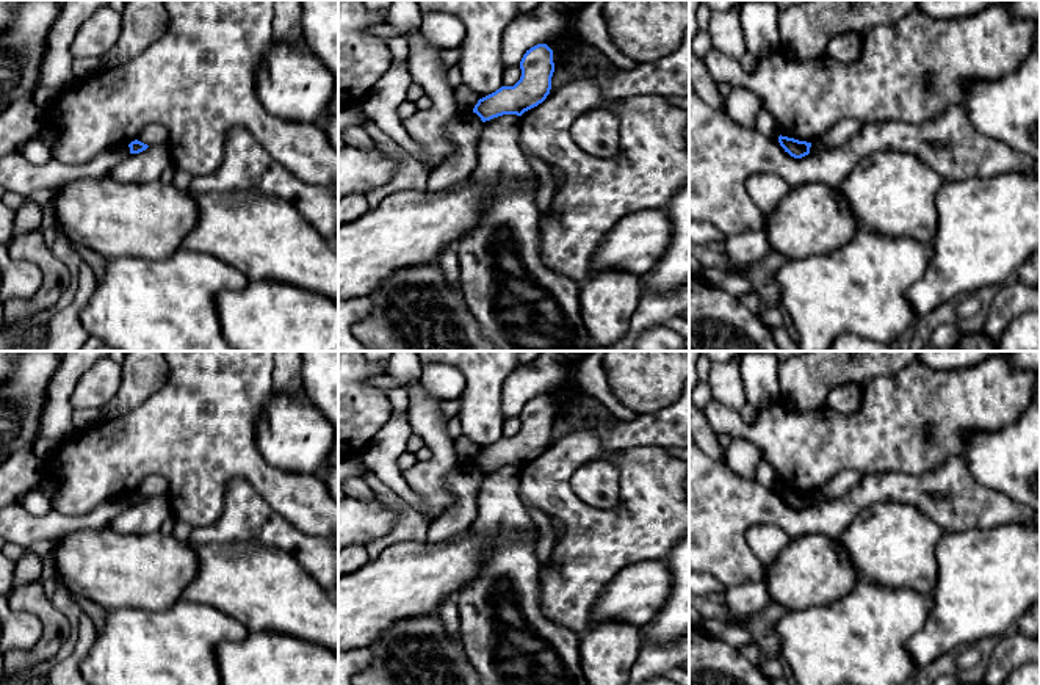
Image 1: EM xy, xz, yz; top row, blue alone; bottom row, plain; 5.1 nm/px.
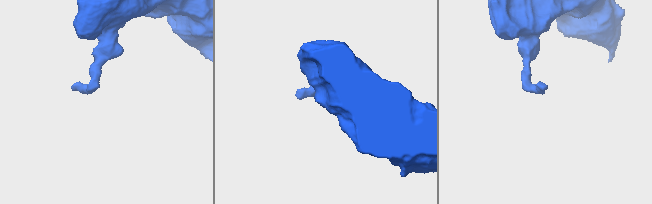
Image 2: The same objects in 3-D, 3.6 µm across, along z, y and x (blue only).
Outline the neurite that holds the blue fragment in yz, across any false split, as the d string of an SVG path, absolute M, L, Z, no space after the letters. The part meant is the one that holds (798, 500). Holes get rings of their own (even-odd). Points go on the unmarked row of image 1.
M778 487L780 497L794 509L802 509L810 505L811 494L799 492L788 487Z

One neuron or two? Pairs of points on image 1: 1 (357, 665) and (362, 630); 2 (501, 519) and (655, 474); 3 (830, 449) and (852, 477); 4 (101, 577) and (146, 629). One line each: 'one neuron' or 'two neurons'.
1: two neurons
2: two neurons
3: two neurons
4: two neurons

